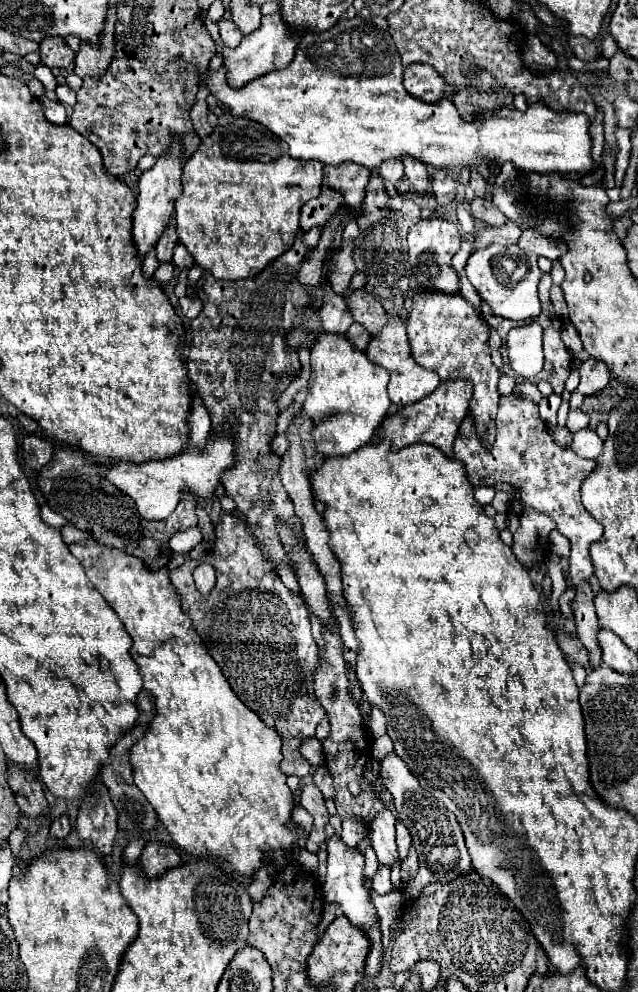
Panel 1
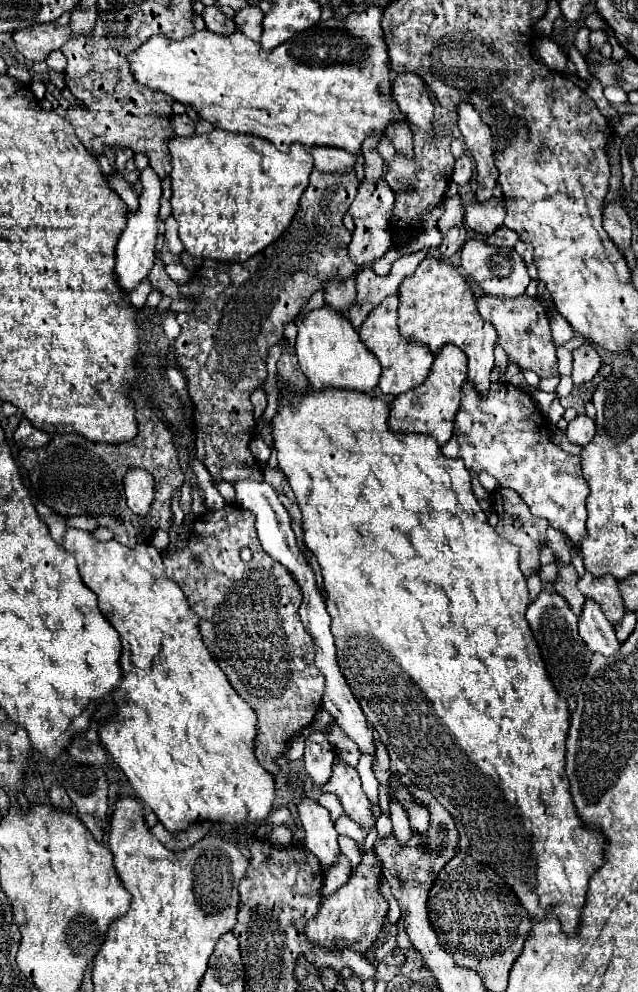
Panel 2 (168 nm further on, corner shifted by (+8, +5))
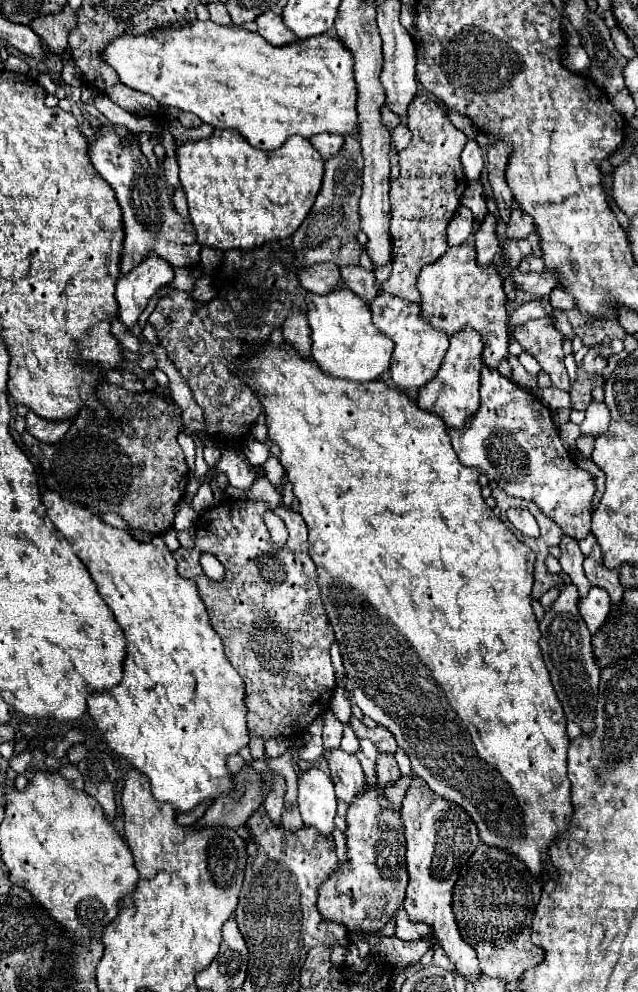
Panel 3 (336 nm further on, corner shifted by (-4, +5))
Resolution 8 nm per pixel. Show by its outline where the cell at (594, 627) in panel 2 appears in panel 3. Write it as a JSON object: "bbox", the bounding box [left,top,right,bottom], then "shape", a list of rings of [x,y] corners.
{"bbox":[578,587,610,633],"shape":[[[590,587],[588,595],[578,599],[578,611],[586,621],[590,633],[594,633],[606,621],[606,615],[610,611],[610,597],[600,587]]]}

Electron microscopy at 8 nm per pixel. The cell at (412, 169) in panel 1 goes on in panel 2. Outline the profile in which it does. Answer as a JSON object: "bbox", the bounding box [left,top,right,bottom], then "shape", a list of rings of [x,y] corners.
{"bbox":[388,127,414,159],"shape":[[[390,127],[388,137],[392,139],[396,151],[408,159],[414,157],[414,147],[412,147],[412,131],[406,131],[406,127]]]}

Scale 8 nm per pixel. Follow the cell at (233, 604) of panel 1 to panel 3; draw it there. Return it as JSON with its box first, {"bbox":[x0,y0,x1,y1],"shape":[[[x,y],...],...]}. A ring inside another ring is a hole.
{"bbox":[174,499,336,739],"shape":[[[230,499],[206,509],[196,521],[194,549],[180,547],[178,551],[174,551],[174,559],[178,561],[178,575],[188,577],[196,583],[198,593],[206,605],[206,613],[210,617],[210,625],[222,637],[226,657],[244,681],[248,731],[262,739],[300,739],[306,733],[308,725],[316,717],[320,717],[322,711],[326,711],[326,703],[330,703],[332,691],[336,687],[334,669],[330,663],[330,645],[334,641],[334,631],[328,625],[316,585],[314,563],[308,555],[306,523],[300,519],[298,511],[274,507],[274,513],[284,519],[290,531],[288,541],[284,545],[276,545],[272,543],[270,533],[262,521],[262,513],[266,509],[268,505],[264,501],[242,499]],[[202,553],[212,553],[224,565],[226,571],[222,581],[212,581],[202,573]]]}

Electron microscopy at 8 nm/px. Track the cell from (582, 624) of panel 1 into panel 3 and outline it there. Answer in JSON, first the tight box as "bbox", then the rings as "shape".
{"bbox":[560,535,590,595],"shape":[[[562,535],[560,549],[562,549],[562,555],[560,555],[560,565],[562,565],[562,569],[570,575],[572,583],[578,587],[580,595],[586,595],[586,591],[590,589],[590,581],[588,581],[586,575],[584,575],[584,567],[582,567],[584,555],[582,555],[582,551],[580,551],[580,547],[578,547],[578,541],[576,541],[574,537]]]}

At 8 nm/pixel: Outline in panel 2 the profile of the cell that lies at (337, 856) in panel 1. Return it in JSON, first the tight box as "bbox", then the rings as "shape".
{"bbox":[298,799,342,871],"shape":[[[304,799],[298,805],[298,819],[306,833],[306,849],[318,857],[324,871],[332,869],[342,851],[330,813],[314,799]]]}

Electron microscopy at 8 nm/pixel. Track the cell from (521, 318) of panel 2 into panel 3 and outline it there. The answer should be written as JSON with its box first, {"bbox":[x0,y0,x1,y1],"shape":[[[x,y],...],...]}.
{"bbox":[514,317,570,391],"shape":[[[552,317],[532,319],[514,329],[514,339],[522,345],[524,351],[536,357],[540,367],[550,375],[556,389],[570,391],[570,379],[564,367],[562,351],[562,333],[554,327]]]}

